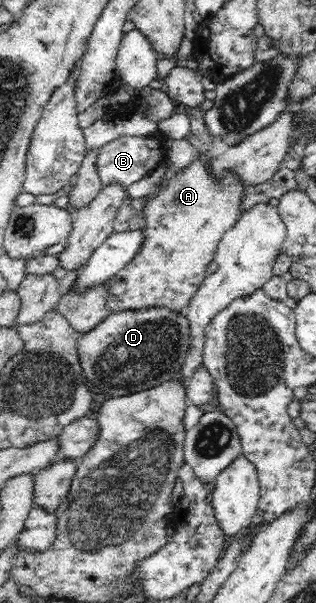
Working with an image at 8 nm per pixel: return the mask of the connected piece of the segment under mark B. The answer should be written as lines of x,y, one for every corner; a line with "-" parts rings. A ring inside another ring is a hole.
159,131
147,136
124,136
107,143
99,150
97,155
97,174
103,186
117,182
128,185
142,178
151,168
154,168
161,160
164,160
167,140
159,136

